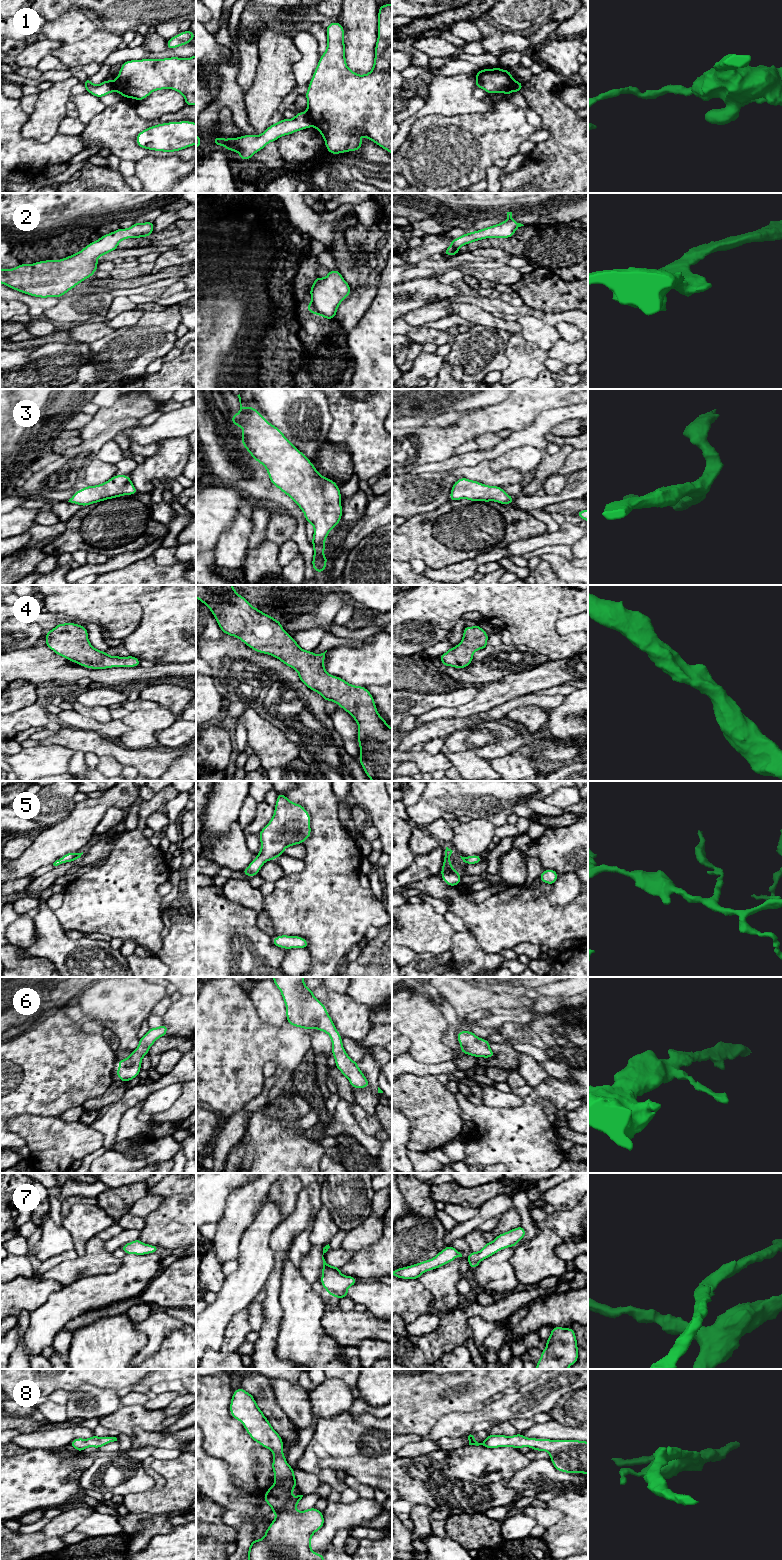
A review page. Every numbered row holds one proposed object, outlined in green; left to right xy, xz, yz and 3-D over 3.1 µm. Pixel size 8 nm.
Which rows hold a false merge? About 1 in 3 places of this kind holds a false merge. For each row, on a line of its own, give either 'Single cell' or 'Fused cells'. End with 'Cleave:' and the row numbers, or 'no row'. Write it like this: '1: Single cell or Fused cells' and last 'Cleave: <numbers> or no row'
1: Fused cells
2: Single cell
3: Single cell
4: Single cell
5: Single cell
6: Single cell
7: Single cell
8: Single cell
Cleave: 1

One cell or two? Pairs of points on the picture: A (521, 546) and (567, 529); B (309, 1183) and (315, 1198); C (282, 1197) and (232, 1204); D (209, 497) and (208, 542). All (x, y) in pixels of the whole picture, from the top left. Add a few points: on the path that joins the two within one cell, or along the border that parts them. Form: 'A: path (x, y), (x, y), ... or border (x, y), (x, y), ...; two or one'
A: path (532, 544), (556, 537); one
B: path (313, 1187), (314, 1194); one
C: border (273, 1183), (268, 1192); two
D: path (209, 508), (208, 531); one

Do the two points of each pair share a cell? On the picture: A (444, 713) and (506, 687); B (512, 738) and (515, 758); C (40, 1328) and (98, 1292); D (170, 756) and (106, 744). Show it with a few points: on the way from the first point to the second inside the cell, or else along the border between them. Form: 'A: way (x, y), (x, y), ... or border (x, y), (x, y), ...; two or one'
A: way (459, 712), (477, 705), (491, 694); one
B: border (522, 749), (510, 752); two
C: way (54, 1314), (63, 1305), (84, 1295); one
D: way (154, 757), (126, 757), (122, 755); one

